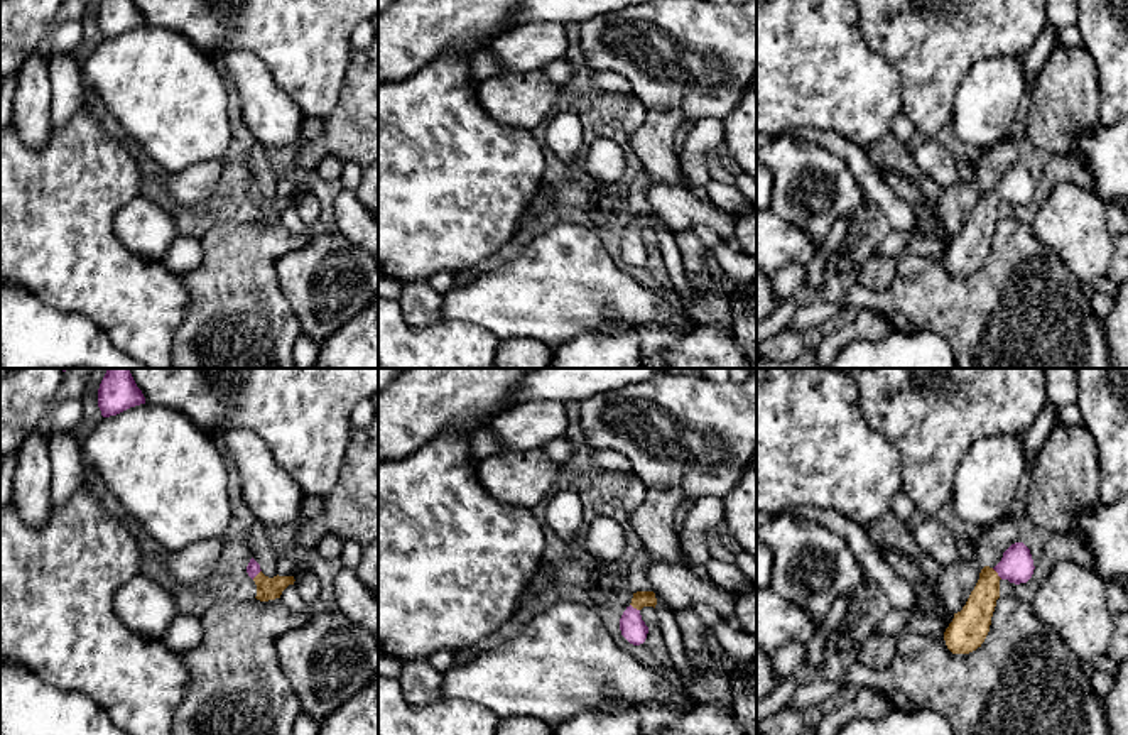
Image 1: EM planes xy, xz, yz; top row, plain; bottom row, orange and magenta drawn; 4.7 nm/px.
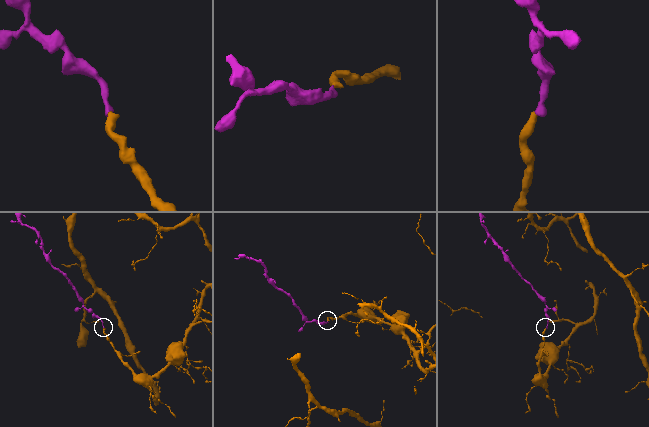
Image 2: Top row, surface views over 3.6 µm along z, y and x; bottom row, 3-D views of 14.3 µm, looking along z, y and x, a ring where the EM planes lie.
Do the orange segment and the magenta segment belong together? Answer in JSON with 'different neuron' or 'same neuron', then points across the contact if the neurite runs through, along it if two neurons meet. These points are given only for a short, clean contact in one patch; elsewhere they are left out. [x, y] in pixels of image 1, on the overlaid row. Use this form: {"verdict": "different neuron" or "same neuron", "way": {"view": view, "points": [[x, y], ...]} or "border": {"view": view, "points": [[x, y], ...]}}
{"verdict": "same neuron", "way": {"view": "yz", "points": [[975, 619], [988, 582], [997, 573], [1017, 566]]}}

